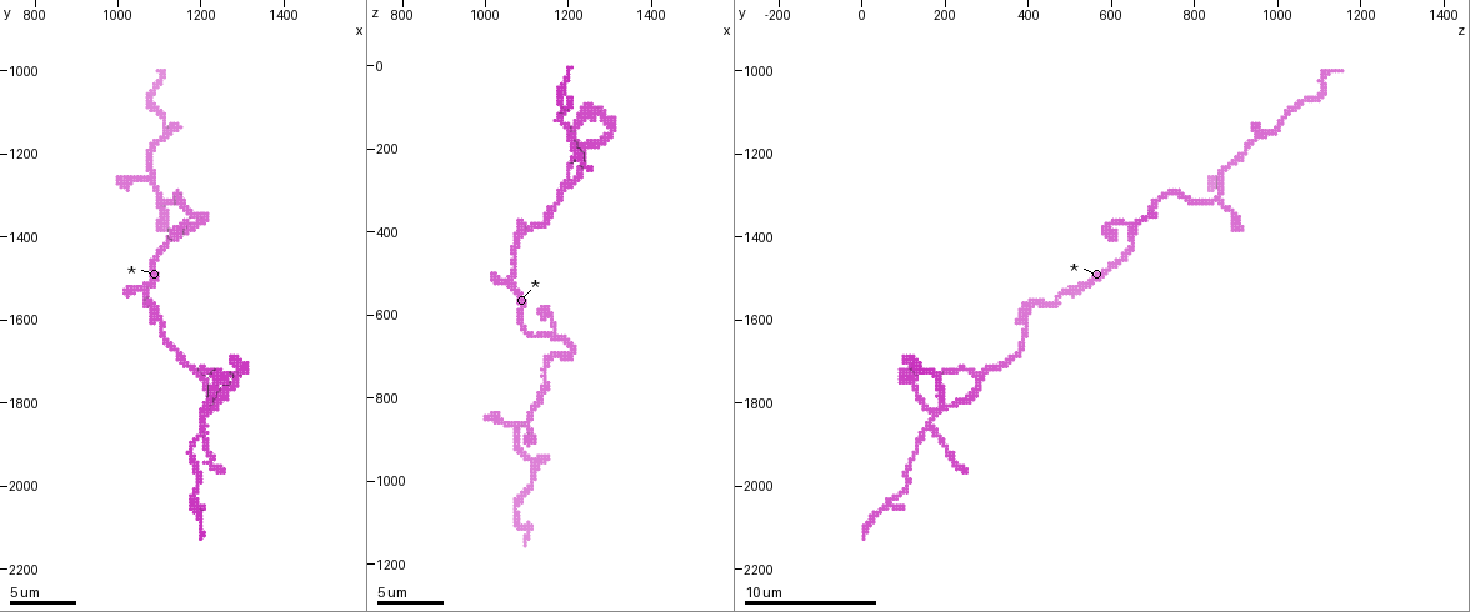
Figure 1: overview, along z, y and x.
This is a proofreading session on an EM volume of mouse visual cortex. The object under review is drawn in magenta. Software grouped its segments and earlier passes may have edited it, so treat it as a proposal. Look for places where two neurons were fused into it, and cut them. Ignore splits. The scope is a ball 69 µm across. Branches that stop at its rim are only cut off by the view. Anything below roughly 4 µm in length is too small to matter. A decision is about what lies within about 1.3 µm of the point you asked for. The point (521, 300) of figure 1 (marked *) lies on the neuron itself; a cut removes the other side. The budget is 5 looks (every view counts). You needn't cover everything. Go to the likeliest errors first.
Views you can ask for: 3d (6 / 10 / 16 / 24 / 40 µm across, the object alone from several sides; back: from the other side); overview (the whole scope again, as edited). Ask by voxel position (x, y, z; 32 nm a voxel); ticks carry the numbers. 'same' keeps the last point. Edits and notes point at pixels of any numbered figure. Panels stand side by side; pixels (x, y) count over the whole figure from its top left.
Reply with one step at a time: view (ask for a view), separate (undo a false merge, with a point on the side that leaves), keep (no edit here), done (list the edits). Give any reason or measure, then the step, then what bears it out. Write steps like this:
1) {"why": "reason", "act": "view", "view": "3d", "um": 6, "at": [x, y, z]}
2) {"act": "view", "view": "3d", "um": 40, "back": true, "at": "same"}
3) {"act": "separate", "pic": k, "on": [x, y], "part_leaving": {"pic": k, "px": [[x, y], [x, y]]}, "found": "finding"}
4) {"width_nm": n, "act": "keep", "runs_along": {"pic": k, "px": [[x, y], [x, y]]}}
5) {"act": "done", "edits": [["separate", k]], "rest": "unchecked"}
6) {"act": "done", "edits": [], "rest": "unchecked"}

{"why": "four or more arms meet", "act": "view", "view": "3d", "um": 16, "at": [1205, 1835, 170]}

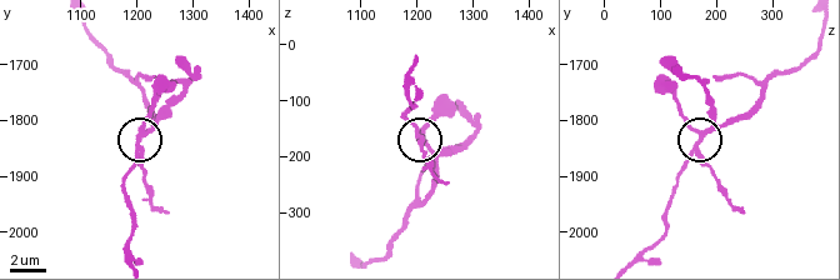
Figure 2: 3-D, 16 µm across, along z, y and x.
{"why": "closer look", "act": "view", "view": "3d", "um": 6, "at": [1205, 1835, 175]}

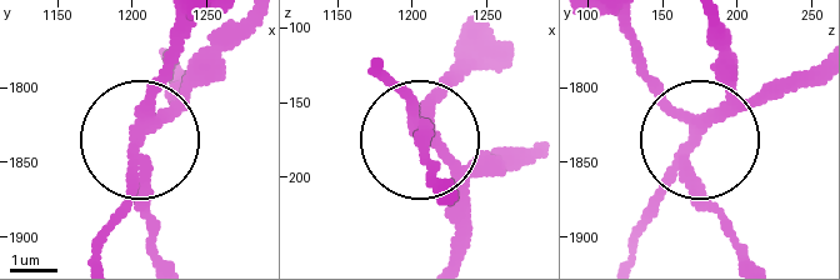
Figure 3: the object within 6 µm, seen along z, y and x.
{"width_nm": 230, "act": "separate", "pic": 3, "on": [141, 215], "part_leaving": {"pic": 3, "px": [[144, 163], [151, 254]]}, "found": "a second neuron is stuck on"}

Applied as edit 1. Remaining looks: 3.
{"why": "redraw", "act": "view", "view": "overview"}

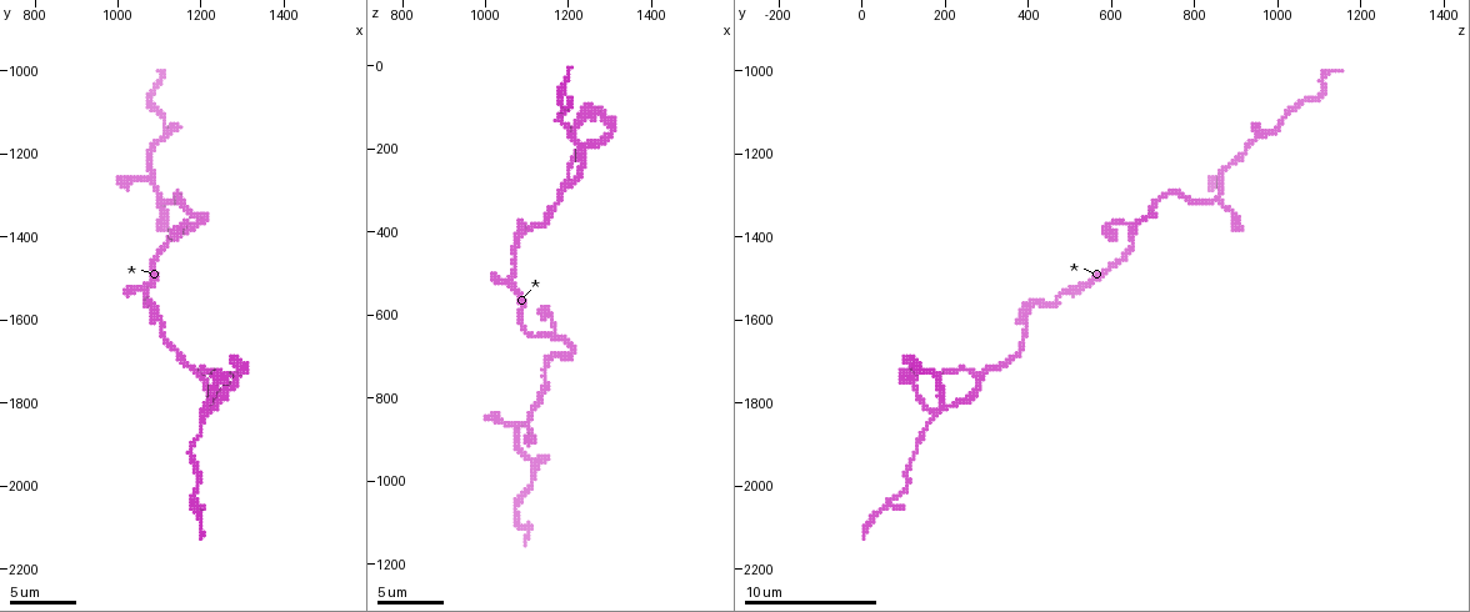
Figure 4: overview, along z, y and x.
{"why": "sharp bend", "act": "view", "view": "3d", "um": 10, "at": [1210, 1350, 690]}

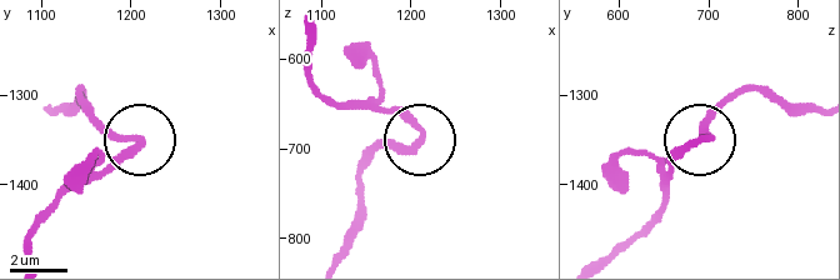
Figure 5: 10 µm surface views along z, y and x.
{"width_nm": 270, "act": "keep", "found": "continuous, no second neuron"}

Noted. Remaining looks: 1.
{"why": "calibre changes", "act": "view", "view": "3d", "um": 10, "at": [1100, 1610, 390]}

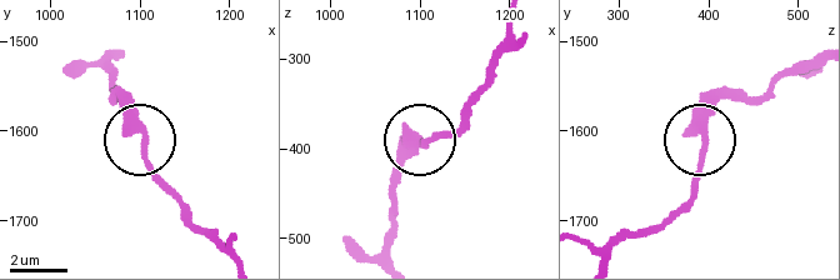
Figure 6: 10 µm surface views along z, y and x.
{"width_nm": 340, "act": "keep", "runs_along": {"pic": 6, "px": [[388, 253], [396, 166], [416, 145], [456, 138]]}, "found": "one neuron here"}

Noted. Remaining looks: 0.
{"act": "done", "edits": [["separate", 3]], "rest": "unchecked"}

